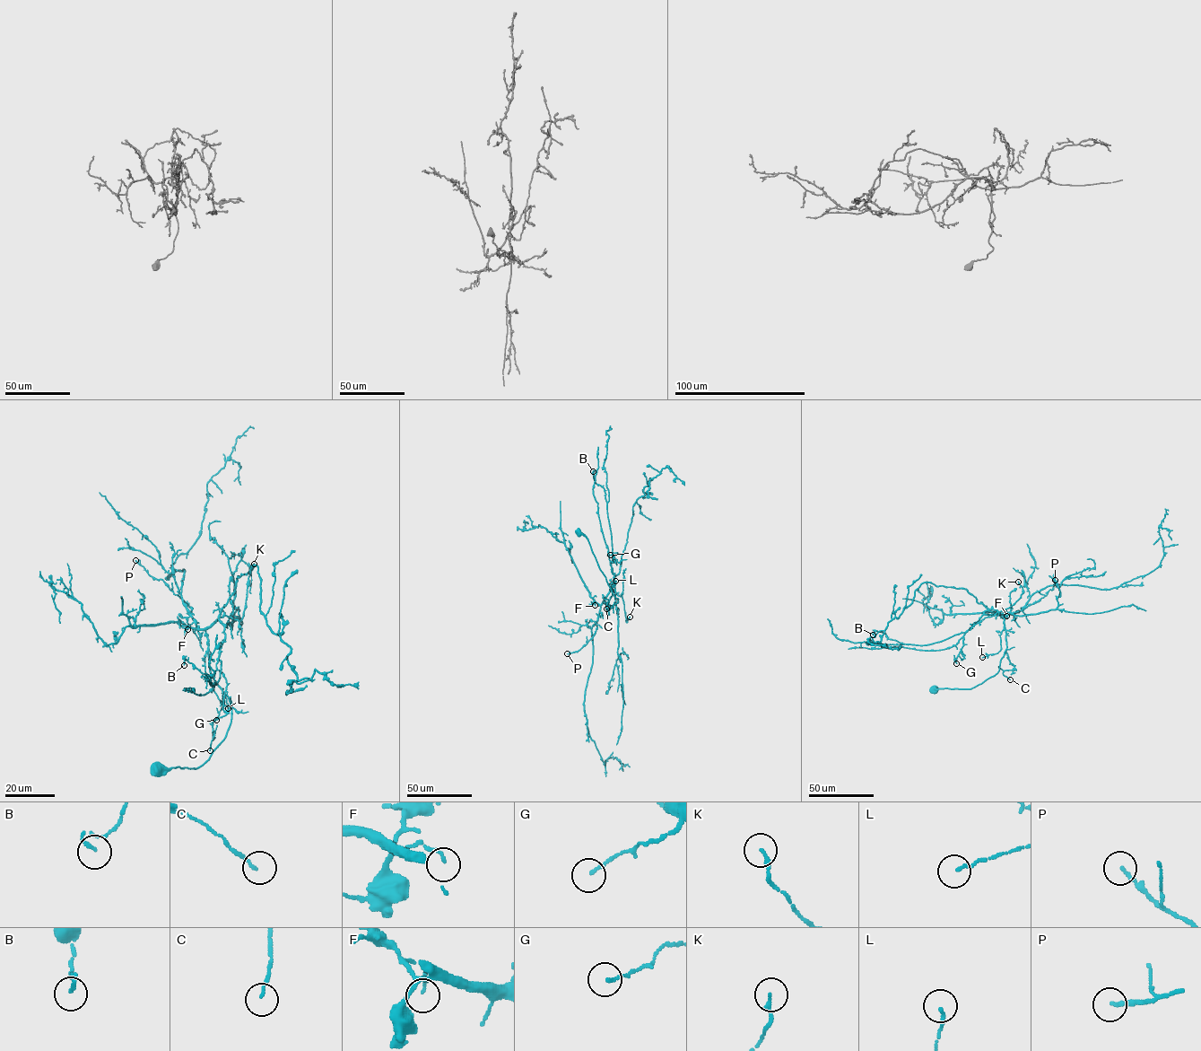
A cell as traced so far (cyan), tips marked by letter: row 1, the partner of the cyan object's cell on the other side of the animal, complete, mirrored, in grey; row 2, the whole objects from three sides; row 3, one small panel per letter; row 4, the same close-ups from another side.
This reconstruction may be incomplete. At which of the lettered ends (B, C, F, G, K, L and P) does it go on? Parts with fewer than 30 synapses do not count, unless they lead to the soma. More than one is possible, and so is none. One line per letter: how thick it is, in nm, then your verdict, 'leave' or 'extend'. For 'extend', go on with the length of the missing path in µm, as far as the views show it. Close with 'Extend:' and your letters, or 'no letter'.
B: calibre 130 nm; leave
C: calibre 110 nm; leave
F: calibre 90 nm; leave
G: calibre 120 nm; leave
K: calibre 170 nm; leave
L: calibre 110 nm; leave
P: calibre 150 nm; leave
Extend: no letter

